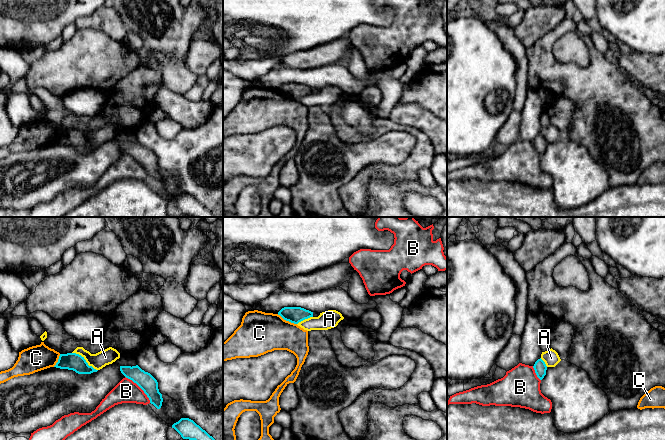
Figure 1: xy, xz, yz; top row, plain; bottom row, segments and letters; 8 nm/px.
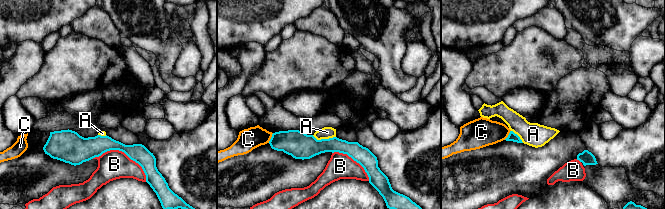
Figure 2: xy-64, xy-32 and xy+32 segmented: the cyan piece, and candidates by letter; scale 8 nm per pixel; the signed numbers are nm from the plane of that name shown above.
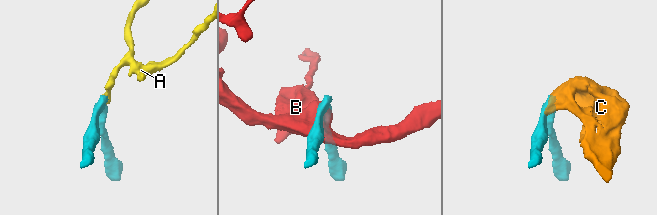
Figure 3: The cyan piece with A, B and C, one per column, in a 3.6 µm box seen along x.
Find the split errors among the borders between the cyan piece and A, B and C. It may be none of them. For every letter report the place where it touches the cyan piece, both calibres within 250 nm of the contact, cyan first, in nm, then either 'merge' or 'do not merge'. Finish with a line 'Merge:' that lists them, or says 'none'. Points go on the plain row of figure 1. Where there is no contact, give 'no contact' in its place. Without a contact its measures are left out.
A: xy (85, 136) | 140/130 nm | do not merge
B: xy (140, 163) | 140/190 nm | do not merge
C: xz (287, 96) | 130/340 nm | do not merge
Merge: none

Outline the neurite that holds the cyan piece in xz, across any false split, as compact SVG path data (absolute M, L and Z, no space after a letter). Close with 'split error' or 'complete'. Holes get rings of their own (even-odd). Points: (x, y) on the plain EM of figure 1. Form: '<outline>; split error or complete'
M284 83L278 88L278 91L286 97L298 100L305 95L313 93L313 88L301 83Z; complete

